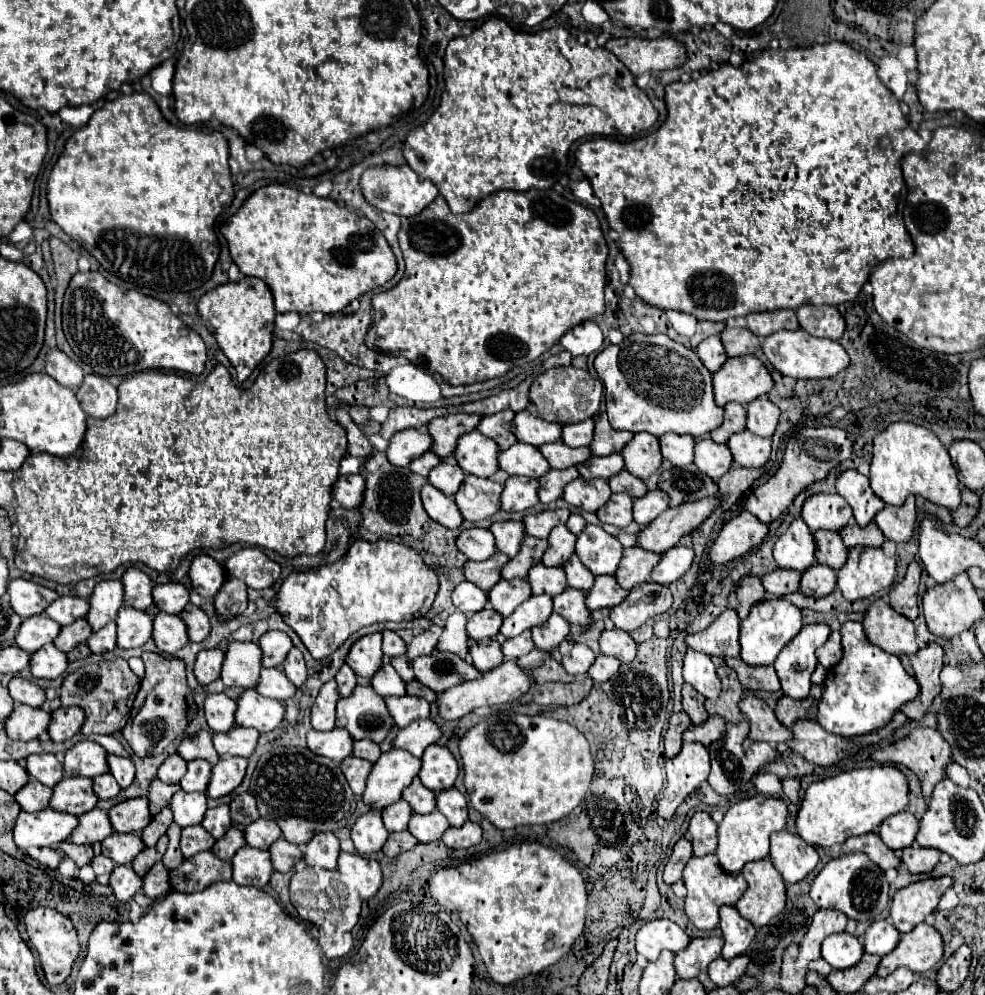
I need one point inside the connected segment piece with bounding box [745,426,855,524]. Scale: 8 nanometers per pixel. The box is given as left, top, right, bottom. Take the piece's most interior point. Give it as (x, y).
(814, 452)

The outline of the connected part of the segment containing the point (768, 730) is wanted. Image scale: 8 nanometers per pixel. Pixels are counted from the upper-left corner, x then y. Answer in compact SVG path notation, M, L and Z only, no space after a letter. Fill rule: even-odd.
M743 698L739 702L741 712L751 722L751 734L749 742L769 742L769 744L781 744L787 740L793 740L793 734L777 720L771 706L767 706L759 698Z

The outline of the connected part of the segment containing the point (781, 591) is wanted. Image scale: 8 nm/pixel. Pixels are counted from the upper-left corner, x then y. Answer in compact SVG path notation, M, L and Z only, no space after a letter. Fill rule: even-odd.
M777 568L775 572L769 572L763 576L763 586L769 594L773 594L775 598L783 598L787 594L793 594L799 590L799 582L801 582L801 574L797 570L783 570Z

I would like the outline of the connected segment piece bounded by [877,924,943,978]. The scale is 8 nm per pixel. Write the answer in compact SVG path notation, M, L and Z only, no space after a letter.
M917 924L909 934L901 934L897 948L881 960L877 976L885 978L899 966L905 966L917 974L925 974L941 958L943 958L941 934L929 924Z

